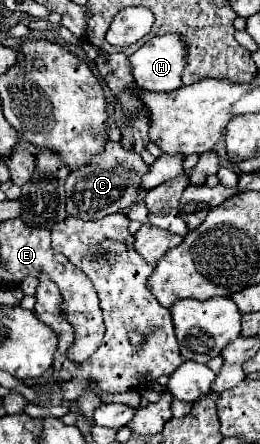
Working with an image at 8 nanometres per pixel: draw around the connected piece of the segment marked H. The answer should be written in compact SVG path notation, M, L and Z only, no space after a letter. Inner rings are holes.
M178 34L154 36L130 56L136 86L150 92L170 92L182 86L186 44Z

